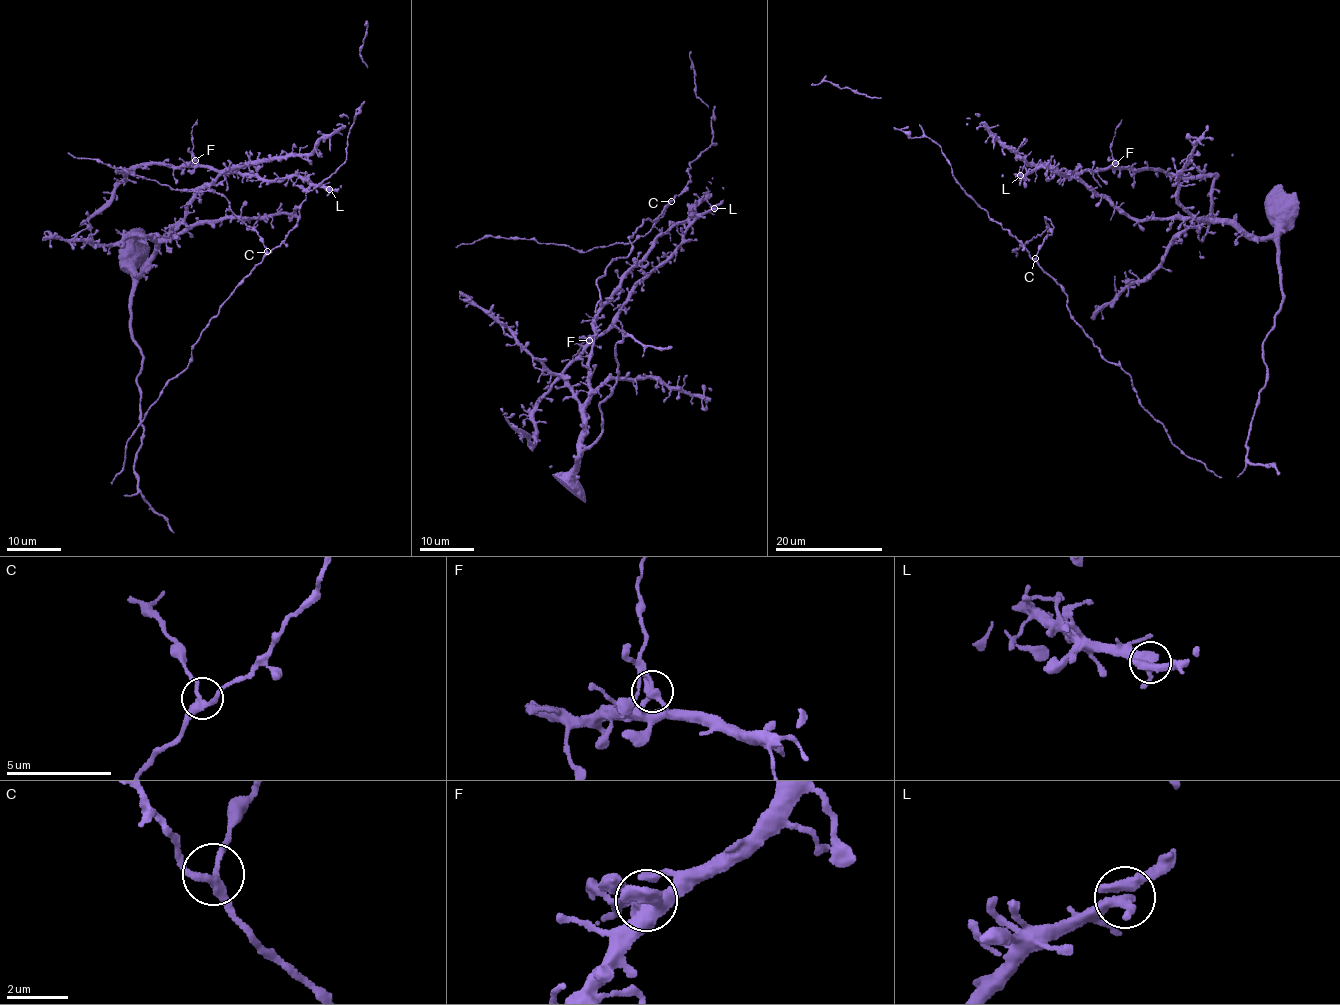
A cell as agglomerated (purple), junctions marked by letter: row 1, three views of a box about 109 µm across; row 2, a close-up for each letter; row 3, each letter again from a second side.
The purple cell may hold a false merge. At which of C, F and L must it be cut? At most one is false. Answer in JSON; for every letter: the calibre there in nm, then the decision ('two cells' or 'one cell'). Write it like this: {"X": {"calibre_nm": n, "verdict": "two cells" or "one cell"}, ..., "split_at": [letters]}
{"C": {"calibre_nm": 240, "verdict": "one cell"}, "F": {"calibre_nm": 240, "verdict": "two cells"}, "L": {"calibre_nm": 340, "verdict": "one cell"}, "split_at": ["F"]}

